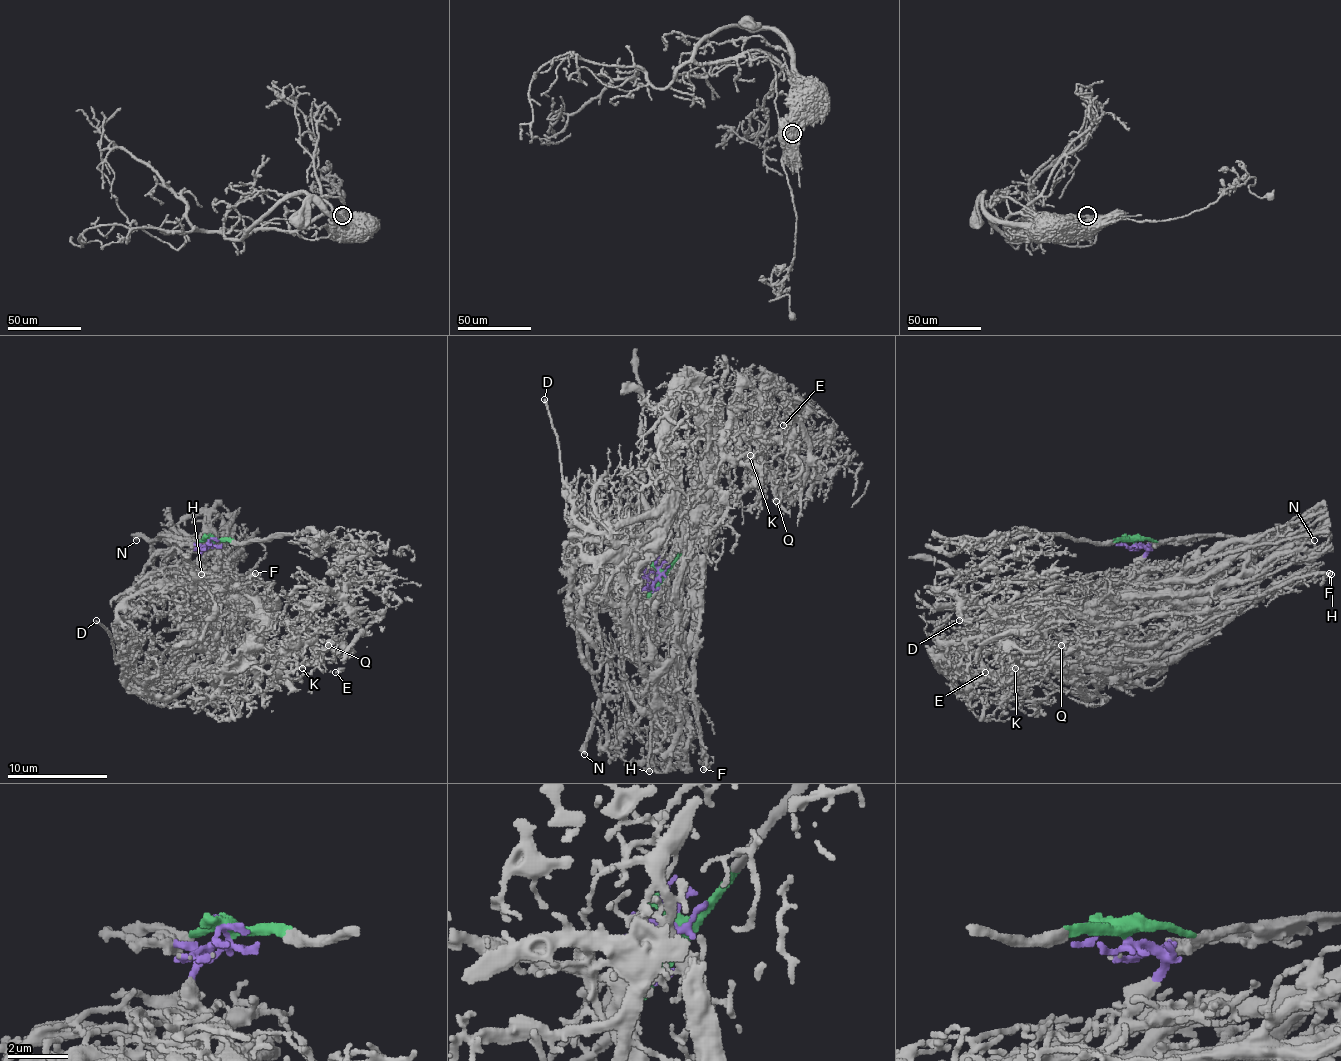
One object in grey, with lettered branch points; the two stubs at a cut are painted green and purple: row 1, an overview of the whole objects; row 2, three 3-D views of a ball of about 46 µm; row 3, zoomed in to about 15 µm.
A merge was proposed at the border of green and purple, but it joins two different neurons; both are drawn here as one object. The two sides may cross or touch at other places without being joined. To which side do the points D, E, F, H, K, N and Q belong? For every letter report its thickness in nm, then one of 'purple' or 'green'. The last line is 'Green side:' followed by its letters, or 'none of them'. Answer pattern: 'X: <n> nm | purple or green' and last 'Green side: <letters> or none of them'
D: 180 nm | purple
E: 240 nm | purple
F: 200 nm | purple
H: 190 nm | purple
K: 100 nm | purple
N: 420 nm | green
Q: 190 nm | purple
Green side: N

